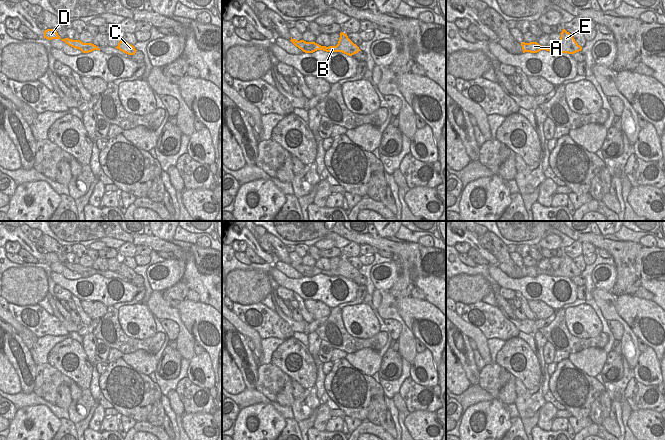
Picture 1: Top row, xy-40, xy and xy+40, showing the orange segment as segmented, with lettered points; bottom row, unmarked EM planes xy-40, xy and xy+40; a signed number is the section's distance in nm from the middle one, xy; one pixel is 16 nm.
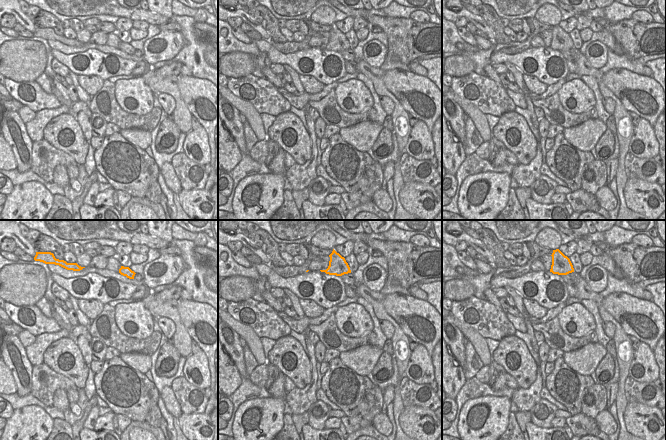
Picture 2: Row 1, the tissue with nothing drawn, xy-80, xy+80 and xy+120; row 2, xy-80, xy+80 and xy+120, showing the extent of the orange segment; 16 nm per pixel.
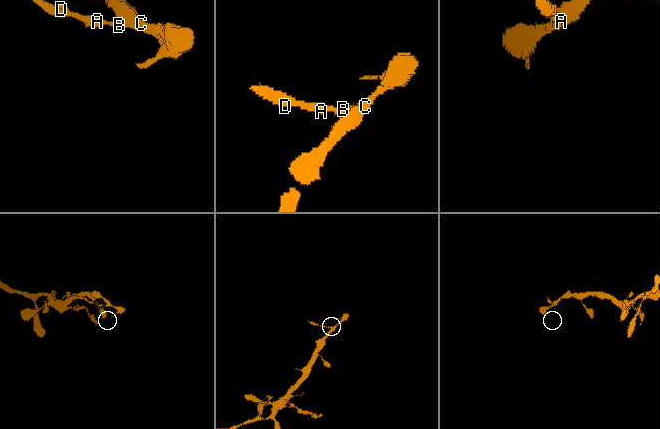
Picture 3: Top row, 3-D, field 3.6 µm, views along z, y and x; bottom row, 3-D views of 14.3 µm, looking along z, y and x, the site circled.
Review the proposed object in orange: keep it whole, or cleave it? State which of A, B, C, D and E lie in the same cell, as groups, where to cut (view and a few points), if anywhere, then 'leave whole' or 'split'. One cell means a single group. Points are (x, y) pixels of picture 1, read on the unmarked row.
A B C D E | no cut | leave whole

